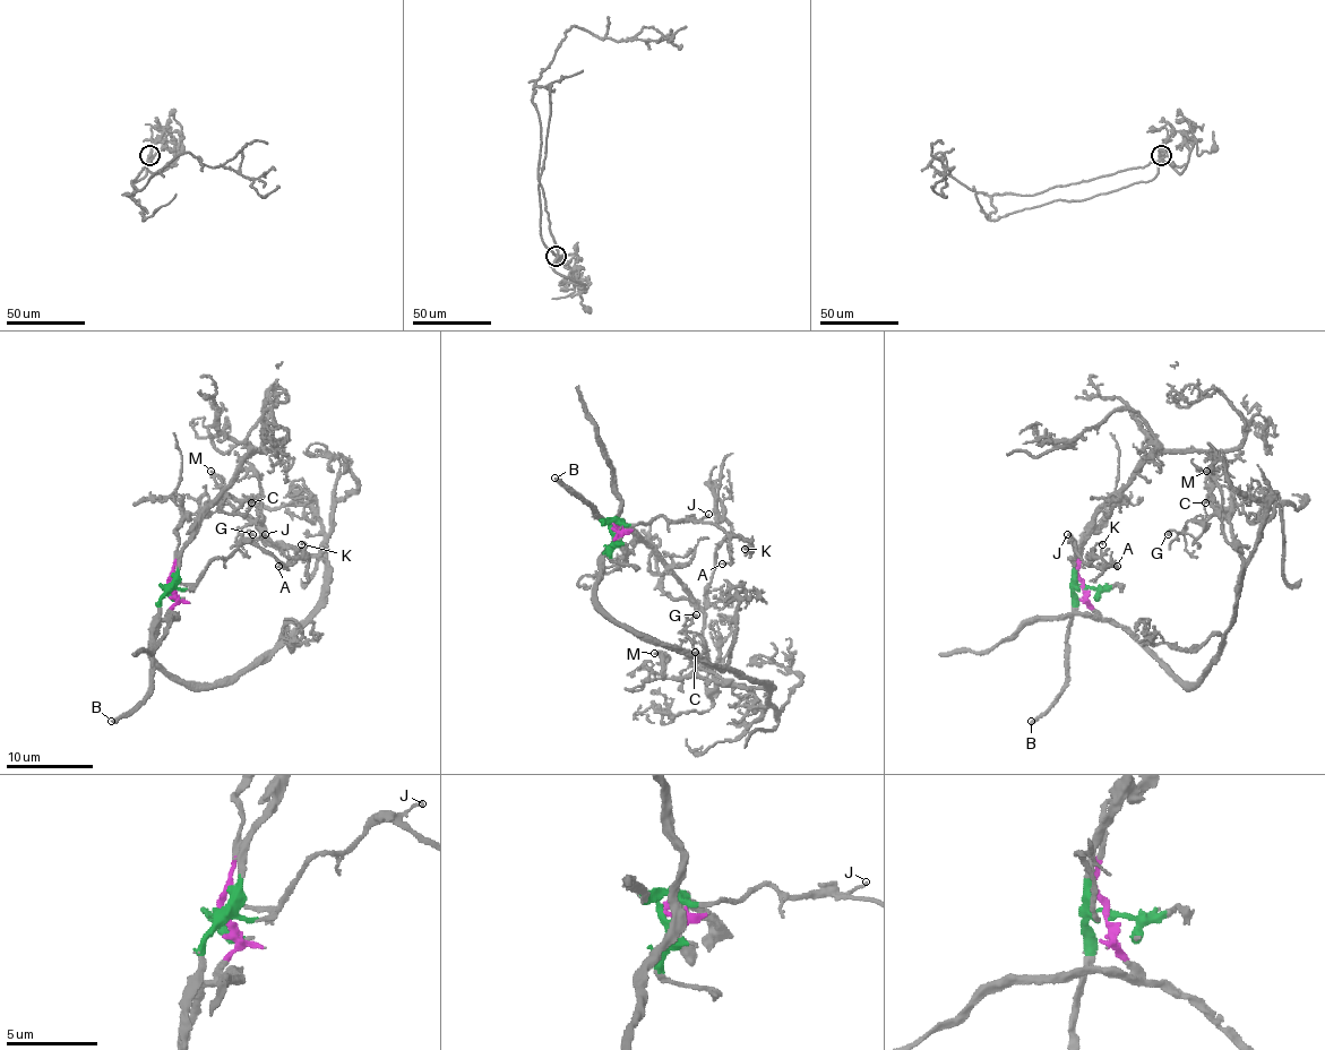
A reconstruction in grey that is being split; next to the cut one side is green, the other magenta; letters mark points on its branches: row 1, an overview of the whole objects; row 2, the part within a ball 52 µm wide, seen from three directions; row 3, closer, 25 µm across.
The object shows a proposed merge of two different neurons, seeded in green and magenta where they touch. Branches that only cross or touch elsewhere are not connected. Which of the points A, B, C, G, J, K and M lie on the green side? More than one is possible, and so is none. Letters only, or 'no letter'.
A, B, J, K

